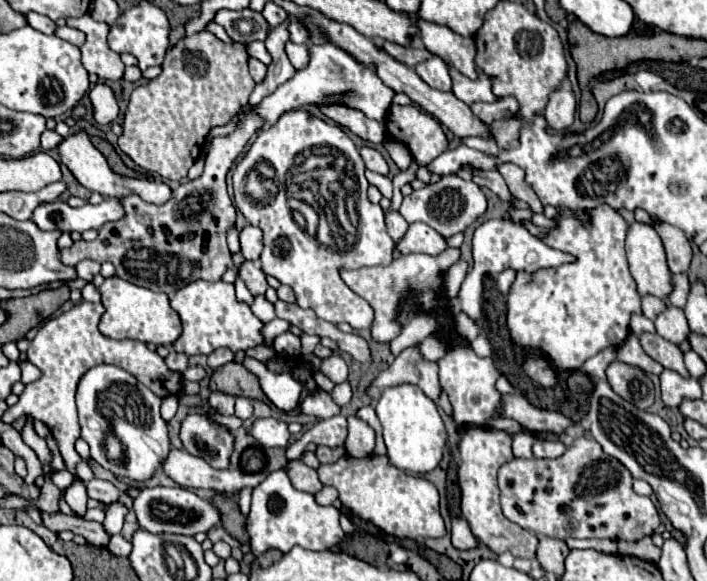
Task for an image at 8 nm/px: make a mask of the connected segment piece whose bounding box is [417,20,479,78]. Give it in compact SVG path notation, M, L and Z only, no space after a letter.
M417 20L419 24L419 36L425 44L425 48L445 60L449 66L455 66L461 74L467 74L467 78L475 78L479 74L479 68L475 66L475 40L463 38L455 32L451 32L445 26Z

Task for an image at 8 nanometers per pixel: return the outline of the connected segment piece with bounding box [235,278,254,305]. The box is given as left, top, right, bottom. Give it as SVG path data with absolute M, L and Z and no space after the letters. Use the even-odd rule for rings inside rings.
M237 278L237 282L235 282L235 291L236 297L239 301L245 302L249 305L253 303L254 297L245 286L245 283L243 282L243 280L241 280L241 278Z

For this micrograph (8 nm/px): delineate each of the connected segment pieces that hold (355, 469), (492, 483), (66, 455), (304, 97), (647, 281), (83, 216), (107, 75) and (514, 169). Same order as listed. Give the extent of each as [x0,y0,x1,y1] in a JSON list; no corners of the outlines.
[[317,454,445,538],[457,426,537,558],[3,300,179,518],[199,44,395,158],[625,222,673,300],[31,198,123,232],[67,14,125,80],[497,164,543,212]]

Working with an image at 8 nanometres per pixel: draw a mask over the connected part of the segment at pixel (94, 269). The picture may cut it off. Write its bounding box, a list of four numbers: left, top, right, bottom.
[75,260,101,282]

